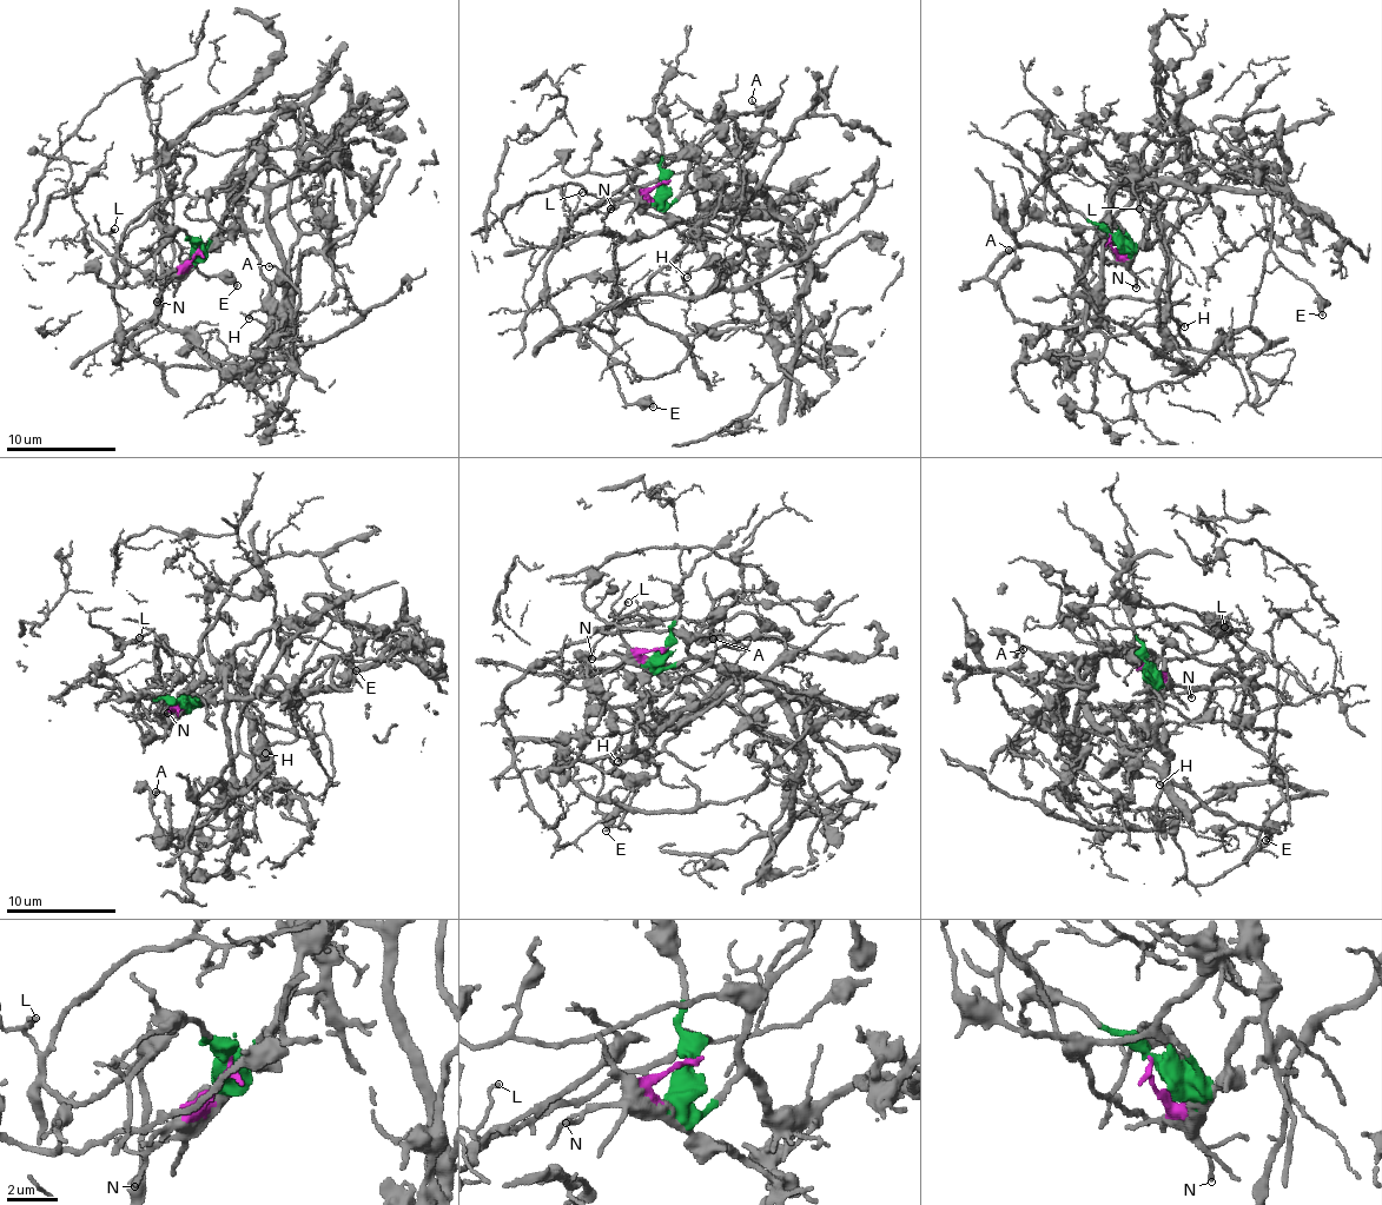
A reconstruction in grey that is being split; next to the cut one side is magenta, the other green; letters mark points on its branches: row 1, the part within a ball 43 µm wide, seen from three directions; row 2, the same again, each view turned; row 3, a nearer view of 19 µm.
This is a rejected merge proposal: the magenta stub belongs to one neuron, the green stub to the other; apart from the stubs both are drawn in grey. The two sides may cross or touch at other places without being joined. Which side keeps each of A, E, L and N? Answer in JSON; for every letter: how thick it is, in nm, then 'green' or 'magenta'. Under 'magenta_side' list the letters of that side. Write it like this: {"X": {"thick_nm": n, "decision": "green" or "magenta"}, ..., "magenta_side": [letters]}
{"A": {"thick_nm": 130, "decision": "green"}, "E": {"thick_nm": 360, "decision": "green"}, "L": {"thick_nm": 110, "decision": "green"}, "N": {"thick_nm": 160, "decision": "magenta"}, "magenta_side": ["N"]}

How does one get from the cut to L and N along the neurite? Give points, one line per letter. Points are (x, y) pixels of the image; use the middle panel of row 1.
L: (663, 184), (669, 203), (707, 134), (734, 123), (738, 144), (711, 166), (655, 177), (574, 217), (583, 192)
N: (663, 184), (643, 190), (610, 207)

